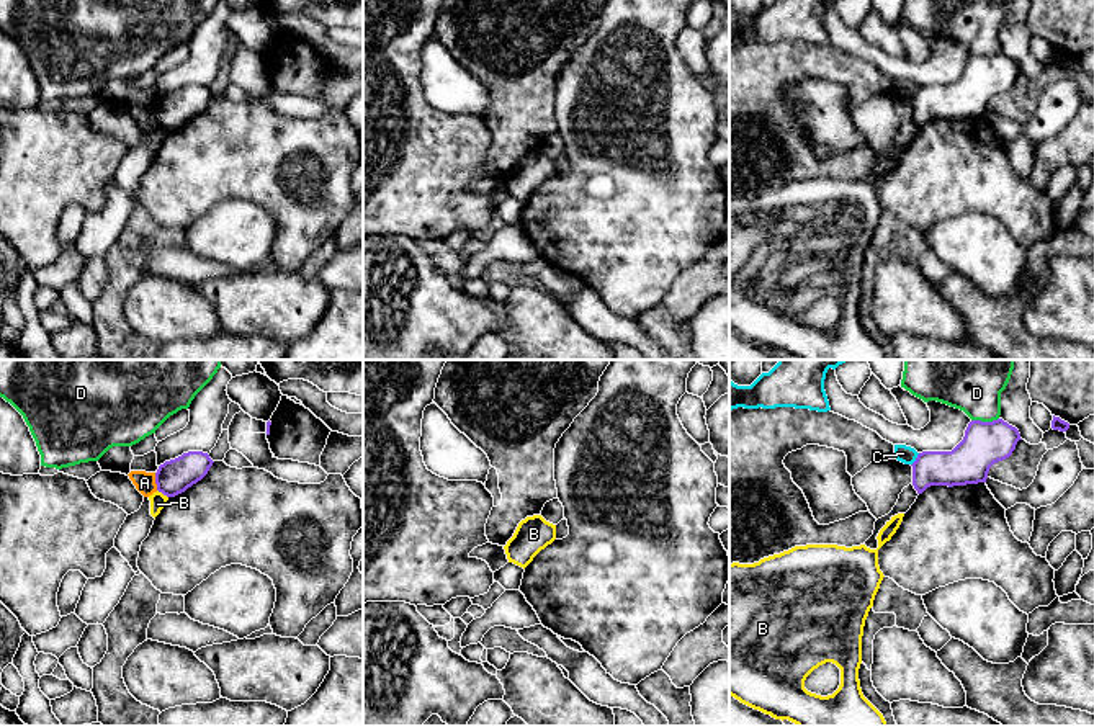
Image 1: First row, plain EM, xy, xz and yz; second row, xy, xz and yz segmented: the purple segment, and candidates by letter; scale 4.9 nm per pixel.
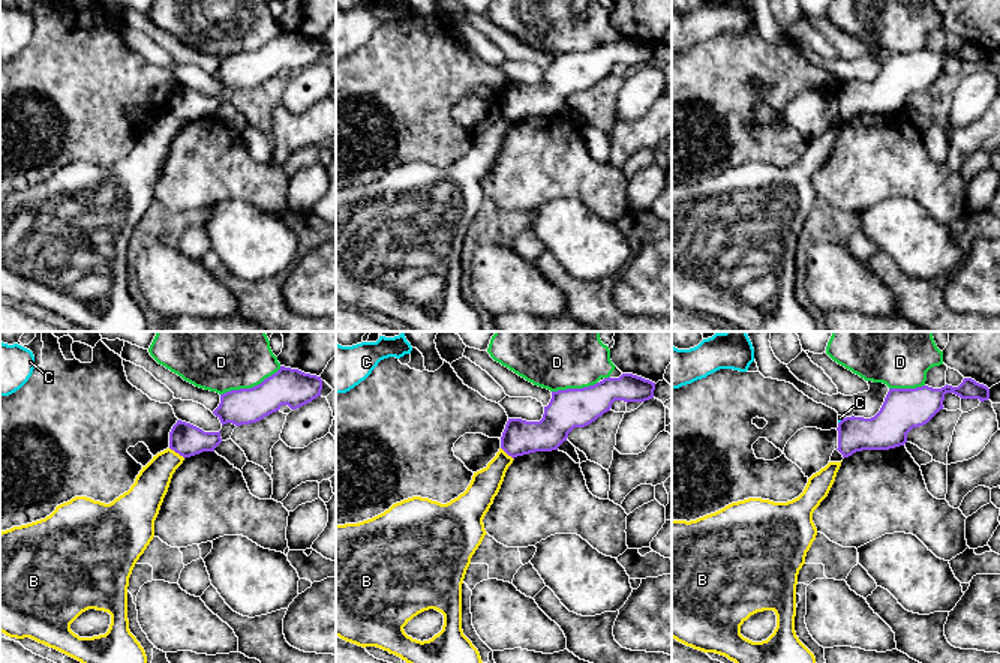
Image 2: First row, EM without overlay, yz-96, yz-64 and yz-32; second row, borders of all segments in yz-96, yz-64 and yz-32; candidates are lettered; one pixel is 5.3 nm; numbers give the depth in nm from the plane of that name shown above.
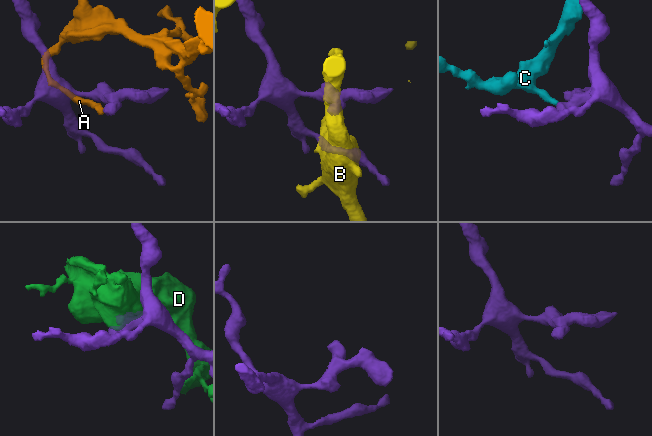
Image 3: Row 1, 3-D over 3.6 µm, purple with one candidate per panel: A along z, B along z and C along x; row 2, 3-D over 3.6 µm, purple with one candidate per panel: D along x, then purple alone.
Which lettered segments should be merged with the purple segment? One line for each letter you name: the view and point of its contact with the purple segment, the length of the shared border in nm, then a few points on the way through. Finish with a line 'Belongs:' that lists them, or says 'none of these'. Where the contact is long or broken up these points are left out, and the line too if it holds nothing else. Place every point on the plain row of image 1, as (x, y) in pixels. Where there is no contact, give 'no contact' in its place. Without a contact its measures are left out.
Belongs: none of these

